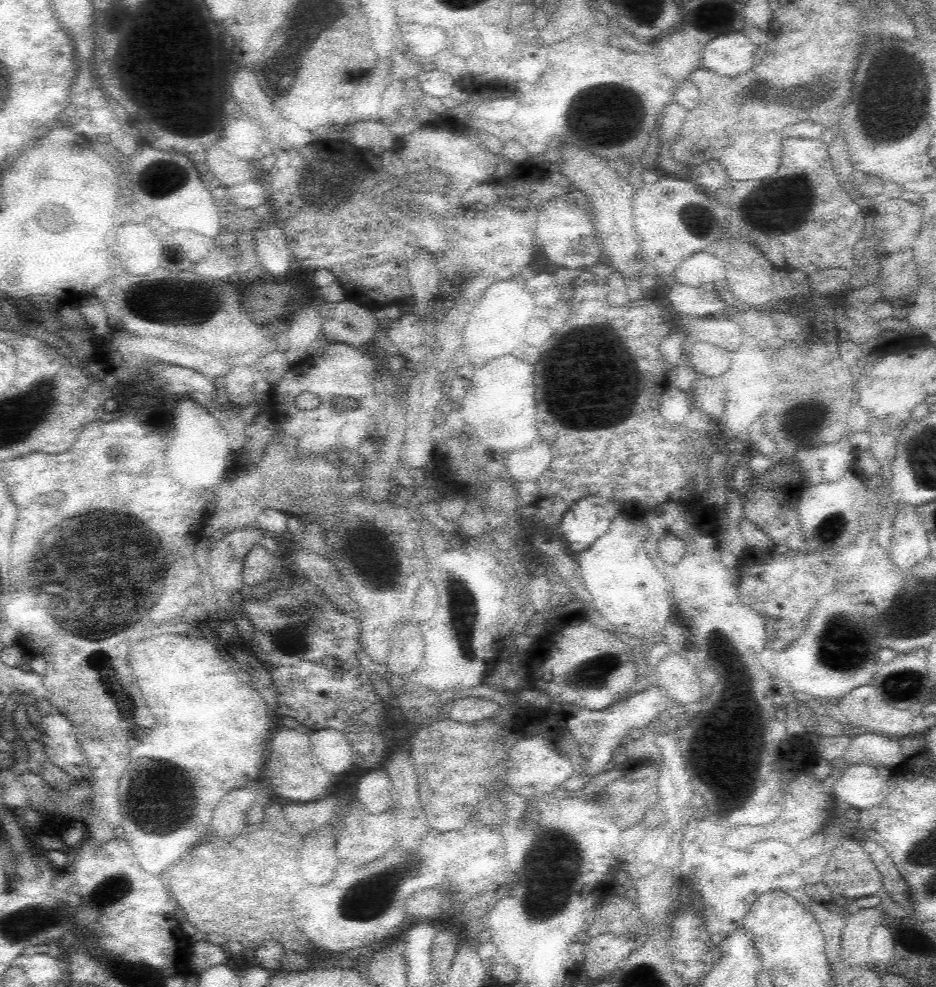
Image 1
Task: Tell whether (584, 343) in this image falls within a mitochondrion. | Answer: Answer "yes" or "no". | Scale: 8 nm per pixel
yes

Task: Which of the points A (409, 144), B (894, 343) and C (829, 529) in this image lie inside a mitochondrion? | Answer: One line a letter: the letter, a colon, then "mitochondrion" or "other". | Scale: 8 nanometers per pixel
A: other
B: other
C: mitochondrion

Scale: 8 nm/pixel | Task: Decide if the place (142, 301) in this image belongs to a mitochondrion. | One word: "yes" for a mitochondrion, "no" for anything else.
yes

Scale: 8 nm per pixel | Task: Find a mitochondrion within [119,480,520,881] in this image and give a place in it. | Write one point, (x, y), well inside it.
(158, 803)

